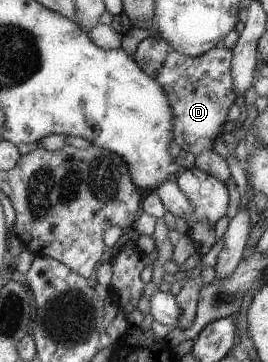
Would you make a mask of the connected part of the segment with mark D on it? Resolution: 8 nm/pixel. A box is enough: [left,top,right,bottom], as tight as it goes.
[133,37,235,157]

